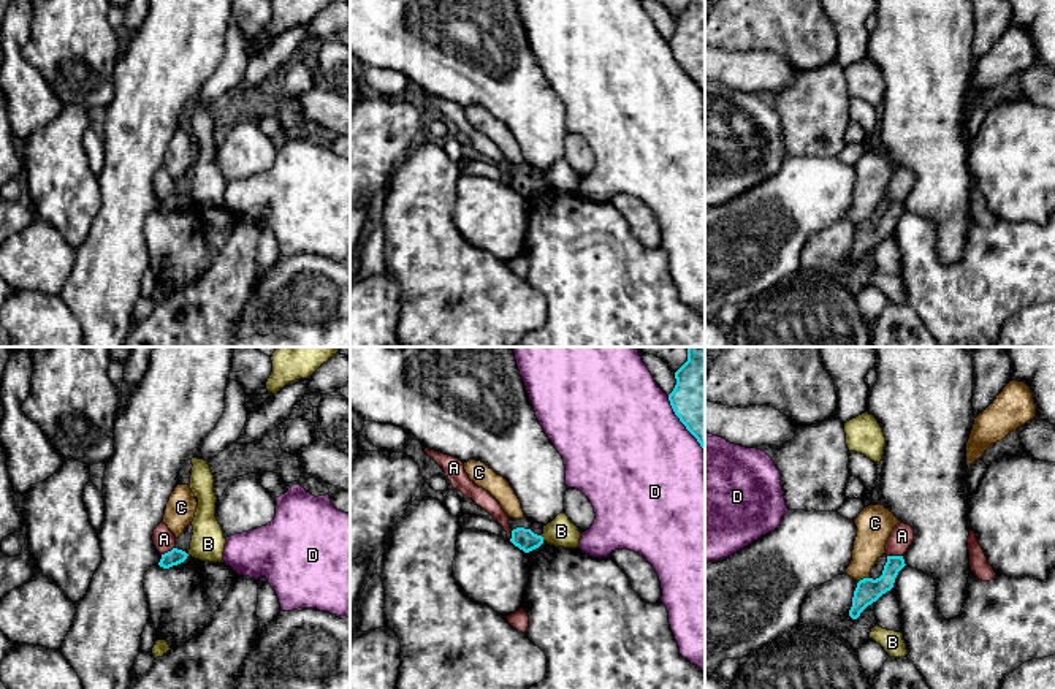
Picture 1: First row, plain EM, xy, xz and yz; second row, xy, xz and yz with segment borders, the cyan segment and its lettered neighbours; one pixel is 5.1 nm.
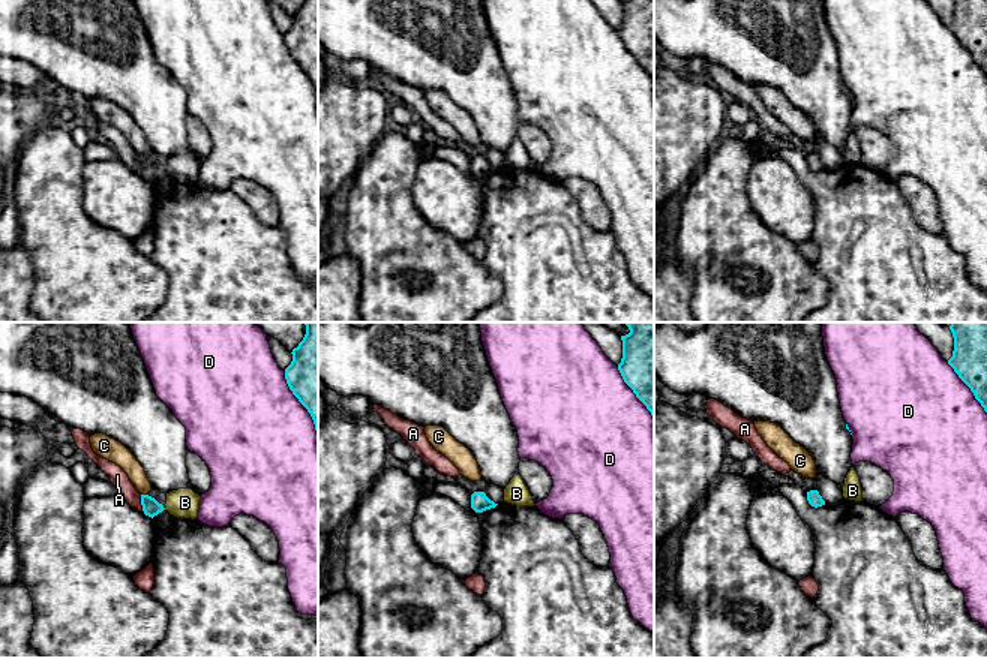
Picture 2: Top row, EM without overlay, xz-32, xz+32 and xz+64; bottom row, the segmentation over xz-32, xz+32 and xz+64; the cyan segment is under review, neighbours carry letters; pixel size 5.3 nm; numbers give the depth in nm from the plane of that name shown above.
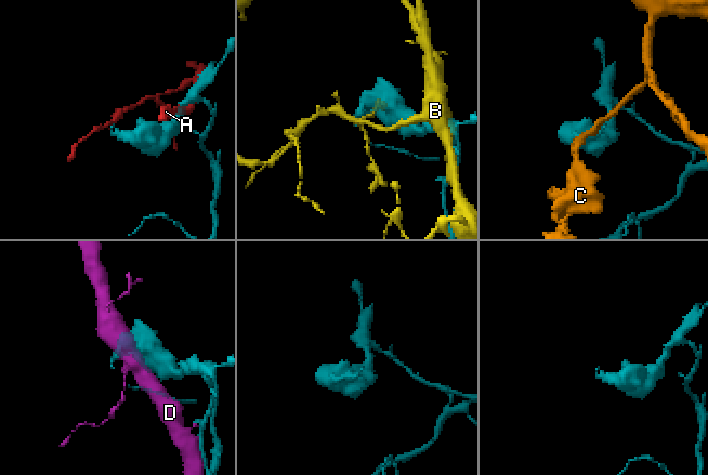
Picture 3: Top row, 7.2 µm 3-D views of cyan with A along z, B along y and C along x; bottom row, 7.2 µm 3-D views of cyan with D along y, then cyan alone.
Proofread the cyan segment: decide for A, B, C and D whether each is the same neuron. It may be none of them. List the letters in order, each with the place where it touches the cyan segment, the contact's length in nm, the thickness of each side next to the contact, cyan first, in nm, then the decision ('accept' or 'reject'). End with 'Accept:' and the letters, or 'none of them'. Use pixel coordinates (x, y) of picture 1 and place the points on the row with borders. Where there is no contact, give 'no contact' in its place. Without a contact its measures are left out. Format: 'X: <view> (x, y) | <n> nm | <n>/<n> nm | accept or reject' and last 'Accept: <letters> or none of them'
A: yz (895, 556) | 80 nm | 120/120 nm | reject
B: xz (542, 539) | 40 nm | 110/150 nm | reject
C: yz (864, 578) | 50 nm | 120/170 nm | reject
D: xz (683, 423) | 340 nm | 320/500 nm | reject
Accept: none of them

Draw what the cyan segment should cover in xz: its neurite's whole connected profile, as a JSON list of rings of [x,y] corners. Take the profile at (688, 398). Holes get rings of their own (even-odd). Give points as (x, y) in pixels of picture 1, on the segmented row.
[[[686,347],[687,361],[675,372],[670,405],[705,453],[705,347]]]

